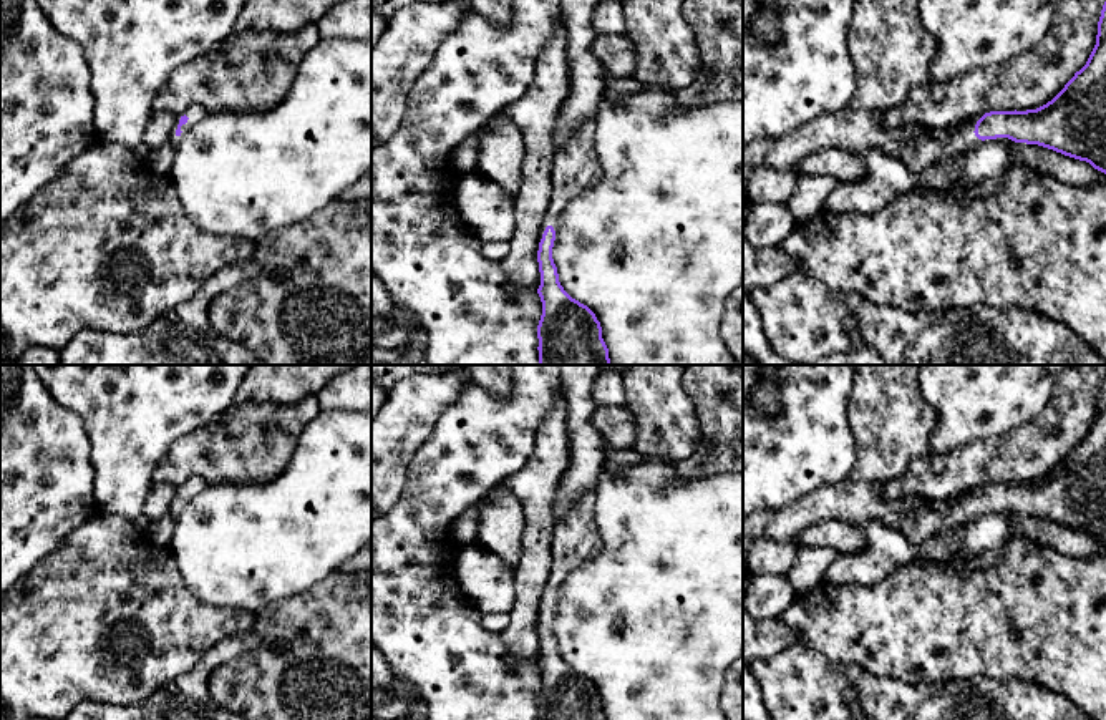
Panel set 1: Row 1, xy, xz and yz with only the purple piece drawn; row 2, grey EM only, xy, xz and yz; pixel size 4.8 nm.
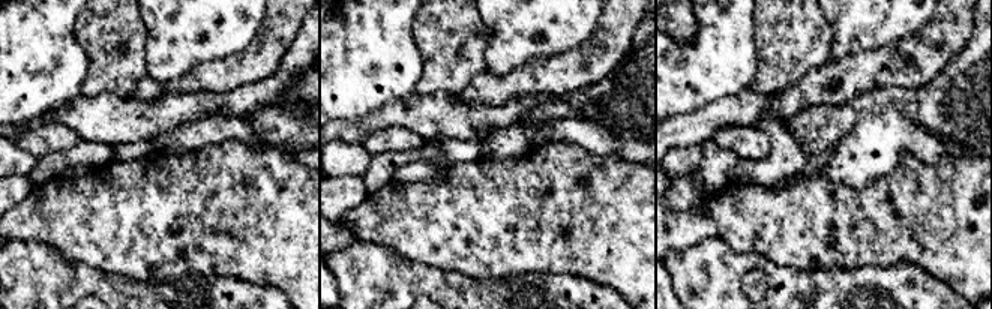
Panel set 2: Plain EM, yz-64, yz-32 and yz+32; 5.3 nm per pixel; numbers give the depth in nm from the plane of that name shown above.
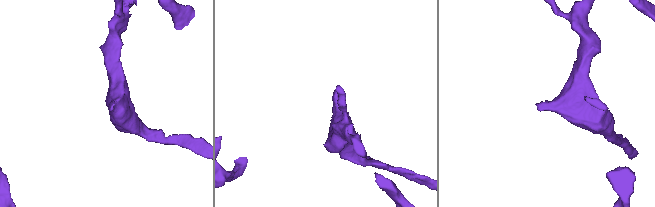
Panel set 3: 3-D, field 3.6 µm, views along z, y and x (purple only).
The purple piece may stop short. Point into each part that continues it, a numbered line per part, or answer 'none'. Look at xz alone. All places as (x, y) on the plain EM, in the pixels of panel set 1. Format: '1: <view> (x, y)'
1: xz (576, 538)

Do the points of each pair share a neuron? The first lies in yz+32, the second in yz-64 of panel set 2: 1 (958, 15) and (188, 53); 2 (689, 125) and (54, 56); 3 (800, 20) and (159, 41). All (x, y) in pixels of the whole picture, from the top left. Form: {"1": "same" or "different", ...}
{"1": "different", "2": "different", "3": "different"}

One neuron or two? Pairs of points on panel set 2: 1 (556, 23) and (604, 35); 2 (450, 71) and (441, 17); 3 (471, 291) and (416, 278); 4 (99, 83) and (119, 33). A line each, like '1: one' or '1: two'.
1: two
2: one
3: one
4: one

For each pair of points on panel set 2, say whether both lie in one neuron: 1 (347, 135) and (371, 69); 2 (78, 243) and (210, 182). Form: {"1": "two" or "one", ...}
{"1": "two", "2": "one"}

